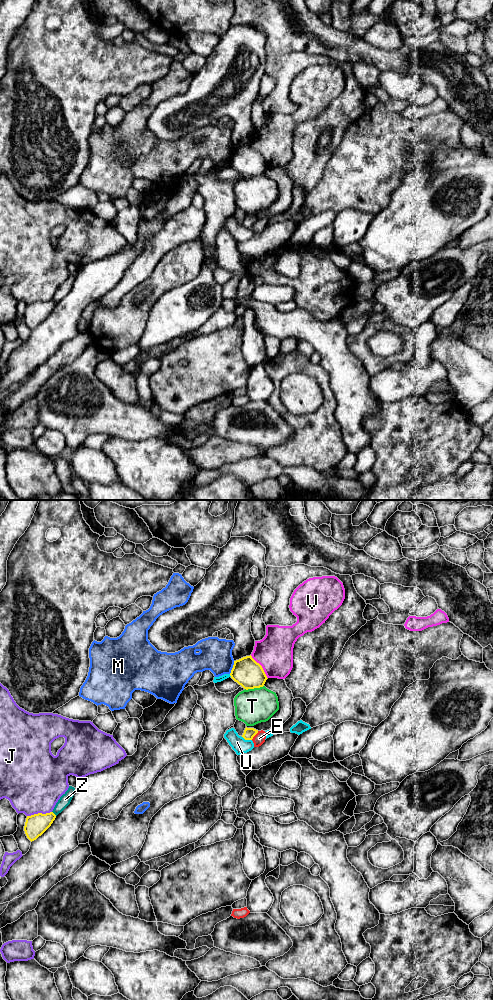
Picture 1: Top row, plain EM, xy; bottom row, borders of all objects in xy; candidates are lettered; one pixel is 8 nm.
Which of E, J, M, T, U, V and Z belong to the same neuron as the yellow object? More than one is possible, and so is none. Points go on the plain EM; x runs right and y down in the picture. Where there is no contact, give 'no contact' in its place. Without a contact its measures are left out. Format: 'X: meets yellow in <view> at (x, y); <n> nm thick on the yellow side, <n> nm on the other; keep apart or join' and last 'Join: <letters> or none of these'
E: meets yellow in xy at (255, 222); 90 nm thick on the yellow side, 90 nm on the other; keep apart
J: meets yellow in xy at (39, 301); 170 nm thick on the yellow side, 480 nm on the other; keep apart
M: meets yellow in xy at (233, 155); 220 nm thick on the yellow side, 260 nm on the other; keep apart
T: meets yellow in xy at (254, 175); 220 nm thick on the yellow side, 280 nm on the other; keep apart
U: meets yellow in xy at (247, 227); 90 nm thick on the yellow side, 120 nm on the other; keep apart
V: meets yellow in xy at (261, 155); 220 nm thick on the yellow side, 300 nm on the other; keep apart
Z: meets yellow in xy at (53, 301); 170 nm thick on the yellow side, 90 nm on the other; keep apart
Join: none of these

